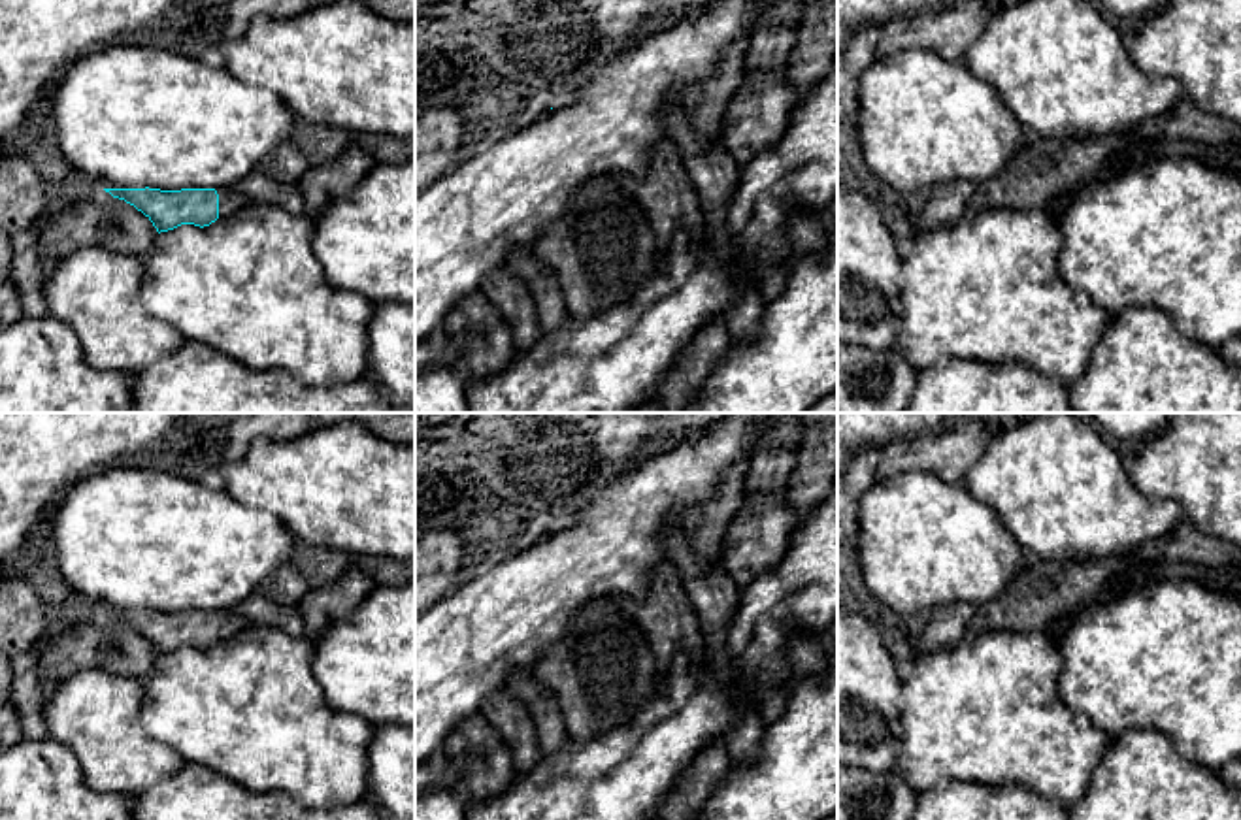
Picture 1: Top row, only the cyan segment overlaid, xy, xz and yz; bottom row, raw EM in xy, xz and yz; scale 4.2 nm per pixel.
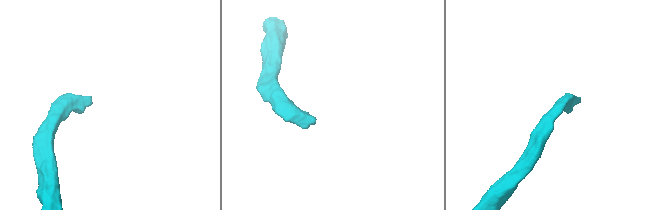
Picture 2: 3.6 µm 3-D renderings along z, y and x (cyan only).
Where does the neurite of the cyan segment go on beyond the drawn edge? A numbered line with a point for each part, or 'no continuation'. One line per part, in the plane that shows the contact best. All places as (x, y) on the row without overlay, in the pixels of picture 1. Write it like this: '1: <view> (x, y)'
1: xy (231, 623)

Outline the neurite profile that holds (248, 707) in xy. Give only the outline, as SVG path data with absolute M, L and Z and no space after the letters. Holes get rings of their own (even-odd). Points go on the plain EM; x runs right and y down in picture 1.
M245 626L209 648L160 654L145 677L141 728L181 754L255 792L281 792L313 809L368 795L368 748L375 726L326 705L311 671L313 639Z

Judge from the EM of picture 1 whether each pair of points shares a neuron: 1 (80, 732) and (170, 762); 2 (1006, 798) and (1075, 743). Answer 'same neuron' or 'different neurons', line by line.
1: same neuron
2: different neurons

